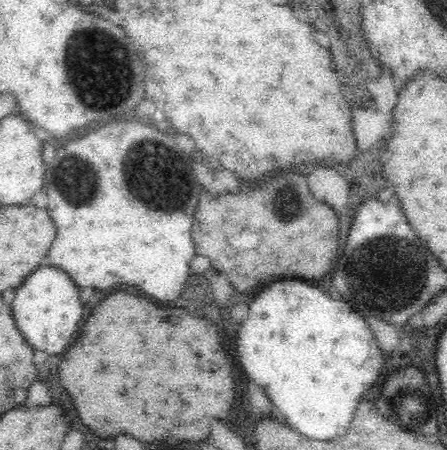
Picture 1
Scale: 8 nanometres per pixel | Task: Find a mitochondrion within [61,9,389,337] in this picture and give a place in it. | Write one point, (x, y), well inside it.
(99, 72)

